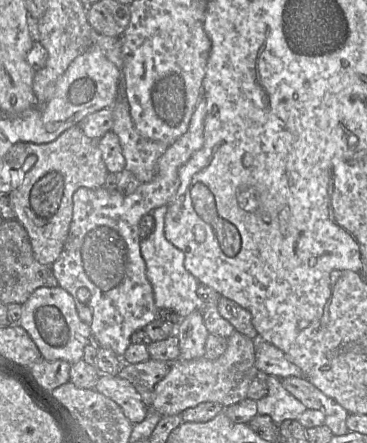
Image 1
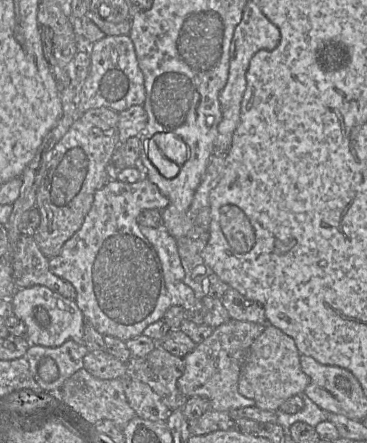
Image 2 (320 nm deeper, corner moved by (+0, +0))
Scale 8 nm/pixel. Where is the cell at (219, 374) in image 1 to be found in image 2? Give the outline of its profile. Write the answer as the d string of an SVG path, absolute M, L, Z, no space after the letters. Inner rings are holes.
M230 319L214 328L212 334L183 357L185 369L177 381L179 391L186 397L206 398L211 410L229 412L255 406L255 401L239 393L238 381L251 344L265 330L266 324Z

